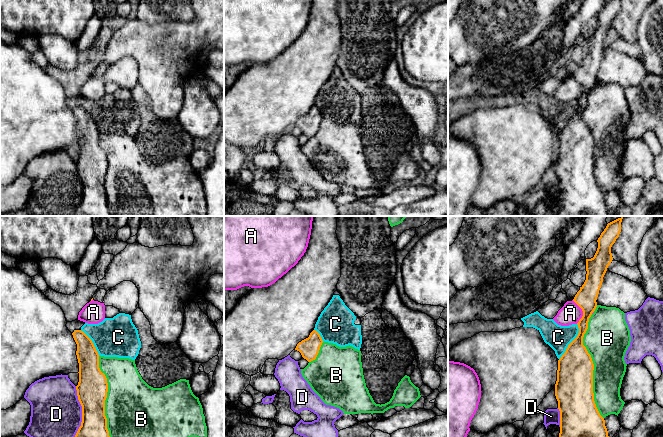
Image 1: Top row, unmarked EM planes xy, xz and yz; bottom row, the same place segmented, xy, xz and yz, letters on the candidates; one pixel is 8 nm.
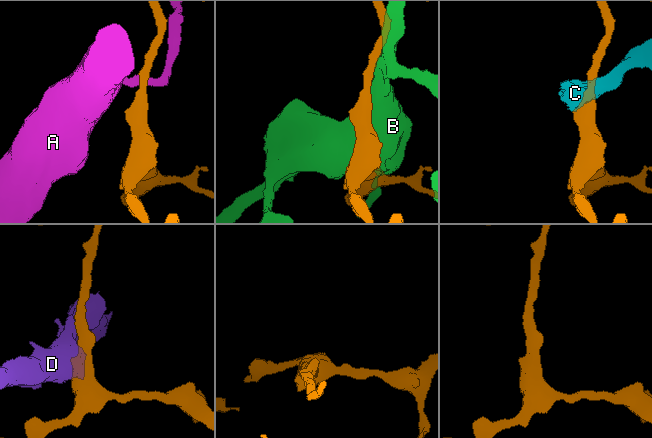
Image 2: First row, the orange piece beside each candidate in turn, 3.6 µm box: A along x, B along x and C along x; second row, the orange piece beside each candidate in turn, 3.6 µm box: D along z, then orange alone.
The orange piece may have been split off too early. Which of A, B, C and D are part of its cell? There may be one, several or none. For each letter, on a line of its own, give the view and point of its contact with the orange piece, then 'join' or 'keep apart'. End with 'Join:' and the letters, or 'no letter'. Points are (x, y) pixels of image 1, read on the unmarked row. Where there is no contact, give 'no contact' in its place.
A: yz (583, 88) | keep apart
B: yz (593, 142) | keep apart
C: yz (571, 118) | keep apart
D: xy (82, 189) | keep apart
Join: no letter

